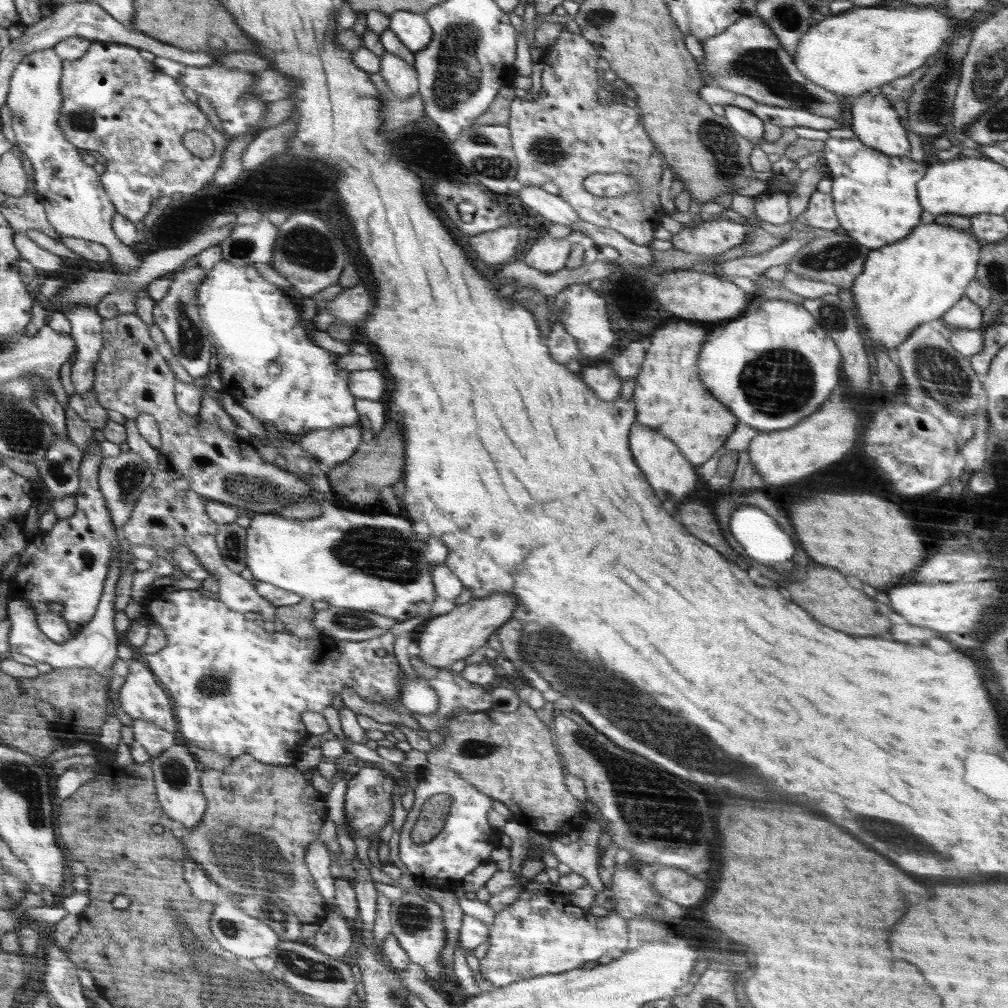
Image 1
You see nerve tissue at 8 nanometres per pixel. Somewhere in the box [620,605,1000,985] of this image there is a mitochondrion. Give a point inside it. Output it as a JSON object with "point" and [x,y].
{"point":[862,822]}

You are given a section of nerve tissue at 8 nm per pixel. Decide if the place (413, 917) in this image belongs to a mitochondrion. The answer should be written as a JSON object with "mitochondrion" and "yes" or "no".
{"mitochondrion":"yes"}

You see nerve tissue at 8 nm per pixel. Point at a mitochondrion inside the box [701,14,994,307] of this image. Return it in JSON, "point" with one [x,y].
{"point":[762,65]}

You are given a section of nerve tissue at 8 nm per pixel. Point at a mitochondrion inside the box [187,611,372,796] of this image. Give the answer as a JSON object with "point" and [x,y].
{"point":[214,684]}

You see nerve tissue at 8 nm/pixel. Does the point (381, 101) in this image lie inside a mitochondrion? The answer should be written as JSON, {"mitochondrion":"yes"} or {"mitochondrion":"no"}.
{"mitochondrion":"no"}

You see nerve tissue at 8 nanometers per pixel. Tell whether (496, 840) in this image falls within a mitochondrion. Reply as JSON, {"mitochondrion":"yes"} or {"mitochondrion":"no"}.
{"mitochondrion":"no"}

